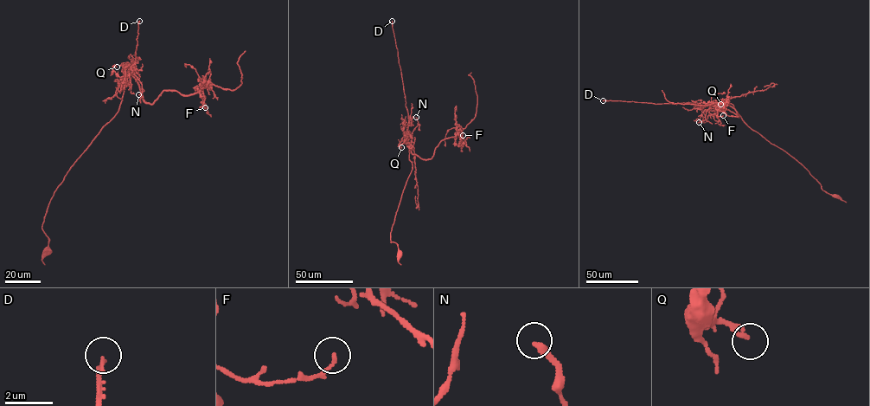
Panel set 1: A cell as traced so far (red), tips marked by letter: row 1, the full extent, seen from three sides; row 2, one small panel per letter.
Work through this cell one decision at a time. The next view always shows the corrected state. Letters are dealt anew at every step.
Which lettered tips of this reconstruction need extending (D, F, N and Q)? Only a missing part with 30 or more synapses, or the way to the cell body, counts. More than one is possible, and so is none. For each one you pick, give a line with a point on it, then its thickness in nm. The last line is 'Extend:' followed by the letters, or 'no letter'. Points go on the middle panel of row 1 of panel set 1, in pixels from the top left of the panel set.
Extend: no letter

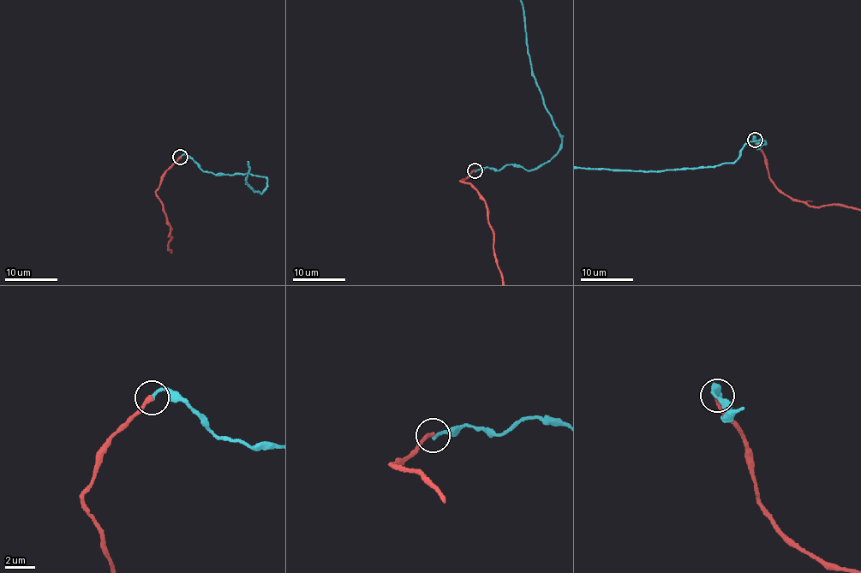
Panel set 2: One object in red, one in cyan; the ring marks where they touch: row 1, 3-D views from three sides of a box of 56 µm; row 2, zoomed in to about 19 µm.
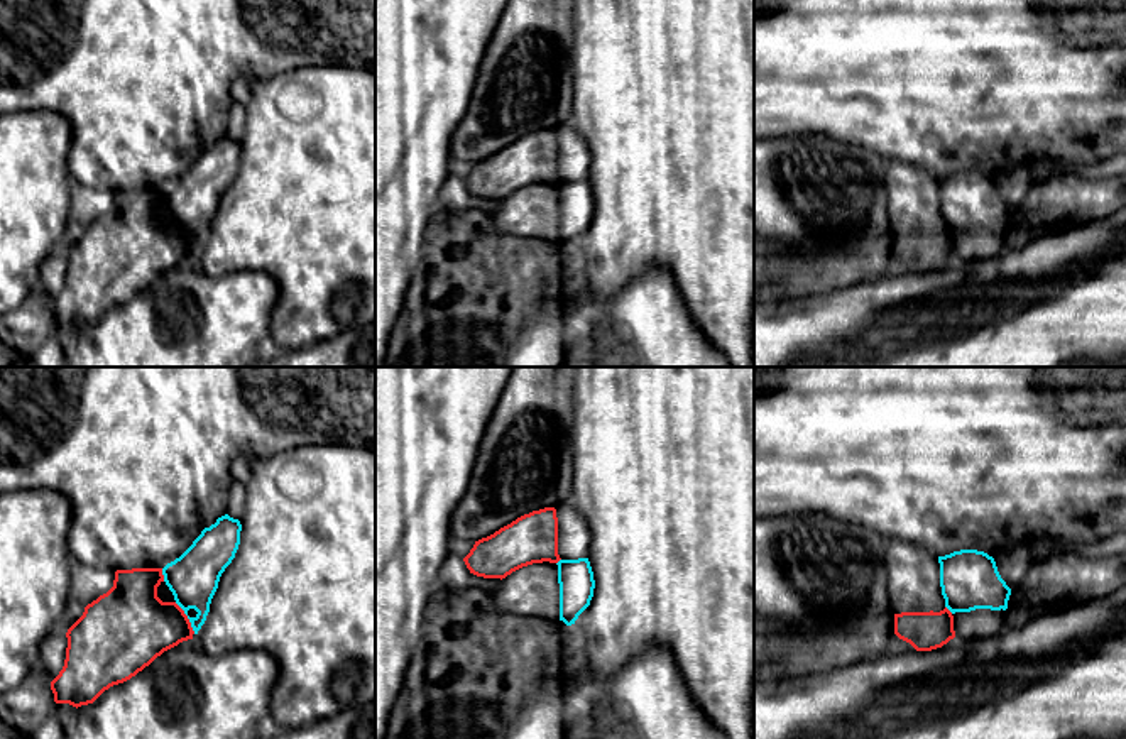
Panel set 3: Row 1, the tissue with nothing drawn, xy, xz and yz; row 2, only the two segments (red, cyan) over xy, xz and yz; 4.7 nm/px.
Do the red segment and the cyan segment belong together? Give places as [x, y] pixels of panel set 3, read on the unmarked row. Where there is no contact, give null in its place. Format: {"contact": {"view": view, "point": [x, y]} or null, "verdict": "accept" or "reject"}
{"contact": {"view": "xy", "point": [186, 239]}, "verdict": "reject"}

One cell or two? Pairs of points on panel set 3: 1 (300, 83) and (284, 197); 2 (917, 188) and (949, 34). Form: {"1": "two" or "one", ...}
{"1": "one", "2": "two"}

